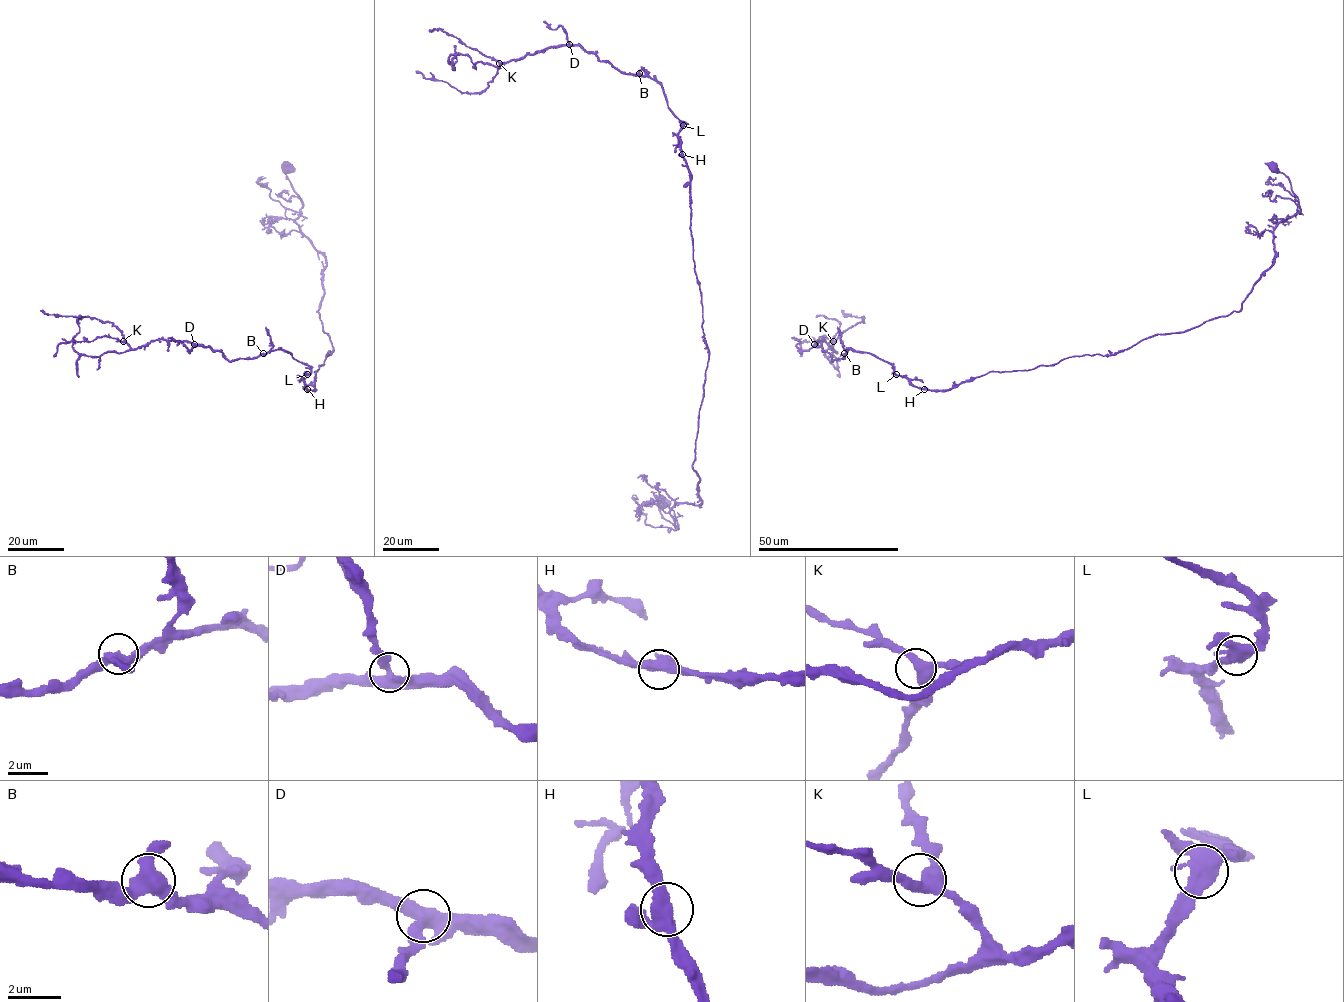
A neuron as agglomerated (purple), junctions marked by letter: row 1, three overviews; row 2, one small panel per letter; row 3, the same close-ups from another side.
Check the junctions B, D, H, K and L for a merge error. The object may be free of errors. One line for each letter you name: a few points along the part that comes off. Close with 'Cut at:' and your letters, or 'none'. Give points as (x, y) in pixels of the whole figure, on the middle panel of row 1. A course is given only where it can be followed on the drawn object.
Cut at: none

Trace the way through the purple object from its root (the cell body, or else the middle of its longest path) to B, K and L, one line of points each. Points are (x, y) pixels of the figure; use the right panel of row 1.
B: (1273, 166), (1299, 211), (1276, 226), (1273, 263), (1238, 311), (944, 390), (844, 353)
K: (1273, 166), (1299, 211), (1238, 311), (944, 390), (816, 345), (833, 341)
L: (1273, 166), (1299, 211), (1276, 226), (1273, 263), (1238, 311), (1114, 354), (989, 371), (949, 389), (895, 374)

